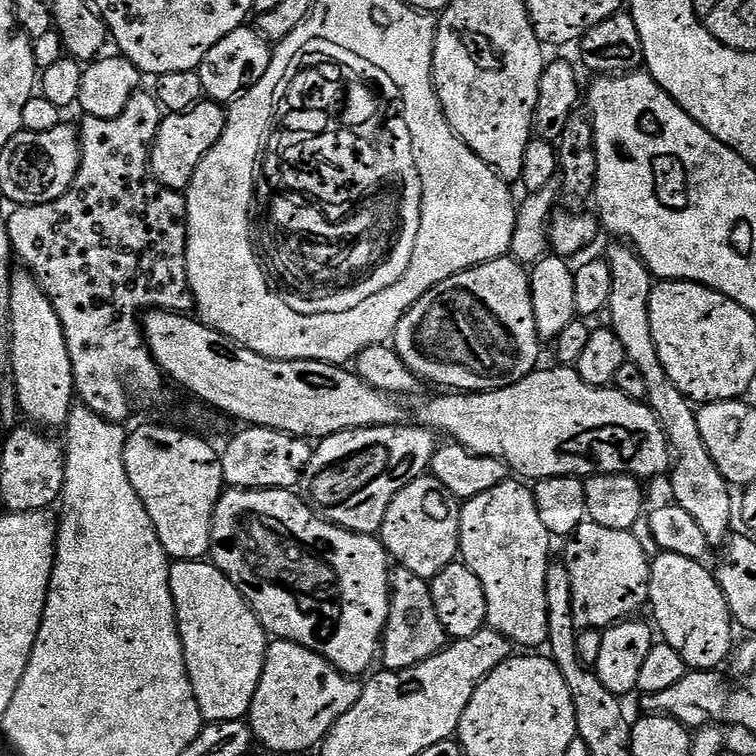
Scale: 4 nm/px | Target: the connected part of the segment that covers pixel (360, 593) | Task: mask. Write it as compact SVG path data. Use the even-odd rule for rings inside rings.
M228 488L227 491L221 495L220 500L216 503L216 509L214 510L214 518L212 519L212 551L210 553L211 563L215 564L218 570L222 570L222 574L226 574L226 578L230 578L230 582L234 582L234 586L238 586L238 590L246 597L249 606L254 610L254 614L260 620L260 625L264 627L264 631L271 634L278 640L289 640L295 644L301 644L306 646L310 650L314 650L320 656L324 656L329 662L334 665L340 672L343 672L345 676L351 676L353 678L363 677L363 672L371 666L372 663L377 663L378 657L382 652L382 641L384 638L384 627L388 621L388 615L390 614L390 602L392 601L392 572L388 564L390 565L390 557L388 551L380 543L379 539L375 535L367 536L366 534L358 534L357 532L351 532L345 528L340 528L336 524L331 524L329 520L325 520L323 516L319 515L315 508L308 503L307 499L301 498L299 495L296 497L295 491L286 488L267 488L266 490L250 490L249 488Z

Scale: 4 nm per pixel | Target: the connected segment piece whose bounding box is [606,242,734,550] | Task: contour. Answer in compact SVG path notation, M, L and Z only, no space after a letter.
M616 242L609 247L606 255L608 265L610 266L610 302L606 309L606 316L609 316L610 327L614 334L618 334L618 339L622 342L622 350L626 350L628 363L638 366L642 370L642 378L646 378L647 405L652 413L660 420L660 425L664 428L664 433L668 436L668 442L672 445L674 453L674 463L670 469L672 476L672 496L671 499L694 522L698 522L698 527L702 529L702 534L706 534L706 542L709 549L720 550L728 543L730 533L733 531L732 520L734 524L734 496L732 500L733 489L718 474L718 466L714 466L714 458L710 458L710 450L706 450L706 442L702 442L702 433L698 431L698 418L696 417L696 408L693 401L670 382L670 374L662 366L662 358L658 358L658 350L654 346L654 334L650 334L650 294L654 287L654 277L648 271L640 255L636 253L635 248L624 242Z

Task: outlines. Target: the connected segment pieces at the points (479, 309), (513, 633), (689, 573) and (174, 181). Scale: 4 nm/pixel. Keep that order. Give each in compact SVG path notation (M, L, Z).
M505 254L499 256L497 260L491 260L485 264L476 264L473 268L466 269L465 272L454 274L450 278L446 278L438 286L434 286L426 294L422 294L422 298L418 298L418 302L414 302L414 306L410 306L410 310L402 318L402 322L398 322L396 334L394 337L394 347L397 354L402 358L402 362L408 369L416 373L417 377L433 380L436 384L441 384L441 389L455 390L460 394L469 392L493 392L496 388L505 388L511 384L516 384L522 378L526 378L531 372L537 371L540 360L540 347L542 341L540 335L536 332L536 323L534 322L534 306L532 305L532 286L530 283L529 273L526 271L525 265L512 258L511 255Z
M510 478L504 484L494 486L494 490L486 490L486 494L478 494L463 501L460 510L459 555L462 563L478 574L478 582L482 582L482 590L486 590L487 627L511 640L513 645L520 647L521 644L524 650L536 650L539 644L541 647L548 643L546 570L550 563L548 551L552 544L553 537L549 536L546 526L542 526L542 518L538 518L533 489L519 479Z
M660 552L659 555L651 561L652 573L648 583L648 604L652 608L651 619L655 627L662 635L663 643L674 646L678 654L682 654L684 661L688 663L692 670L716 670L721 666L724 659L731 657L734 652L734 643L732 644L732 628L734 621L732 611L728 609L726 598L722 594L720 584L716 580L713 569L703 568L705 565L699 560L682 558L682 554L670 554L669 552Z
M201 102L184 112L167 113L152 143L148 167L152 169L153 178L170 190L184 192L194 178L194 170L198 170L198 162L202 162L218 138L222 138L227 121L227 111L216 102Z

